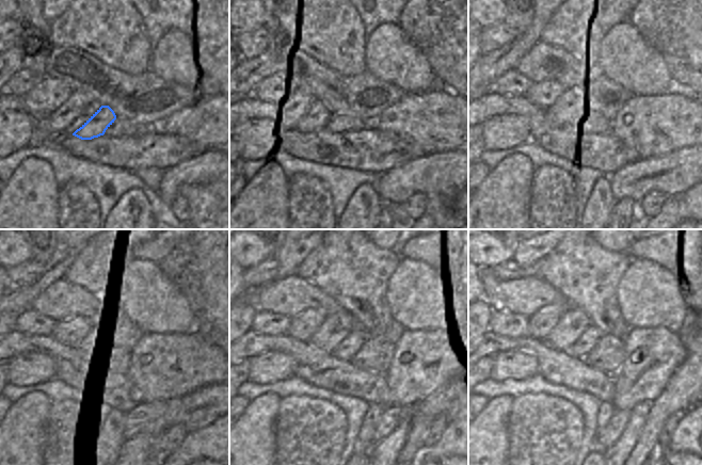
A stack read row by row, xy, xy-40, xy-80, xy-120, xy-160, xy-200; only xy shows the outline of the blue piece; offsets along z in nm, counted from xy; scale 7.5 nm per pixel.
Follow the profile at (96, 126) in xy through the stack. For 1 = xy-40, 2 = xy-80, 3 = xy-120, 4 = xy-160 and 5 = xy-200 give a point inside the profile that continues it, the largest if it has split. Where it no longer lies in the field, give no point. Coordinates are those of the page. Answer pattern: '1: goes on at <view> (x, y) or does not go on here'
1: goes on at xy-40 (348, 121)
2: goes on at xy-80 (590, 118)
3: goes on at xy-120 (121, 358)
4: goes on at xy-160 (375, 355)
5: goes on at xy-200 (607, 355)

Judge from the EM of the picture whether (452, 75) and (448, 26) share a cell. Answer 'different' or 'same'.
same

